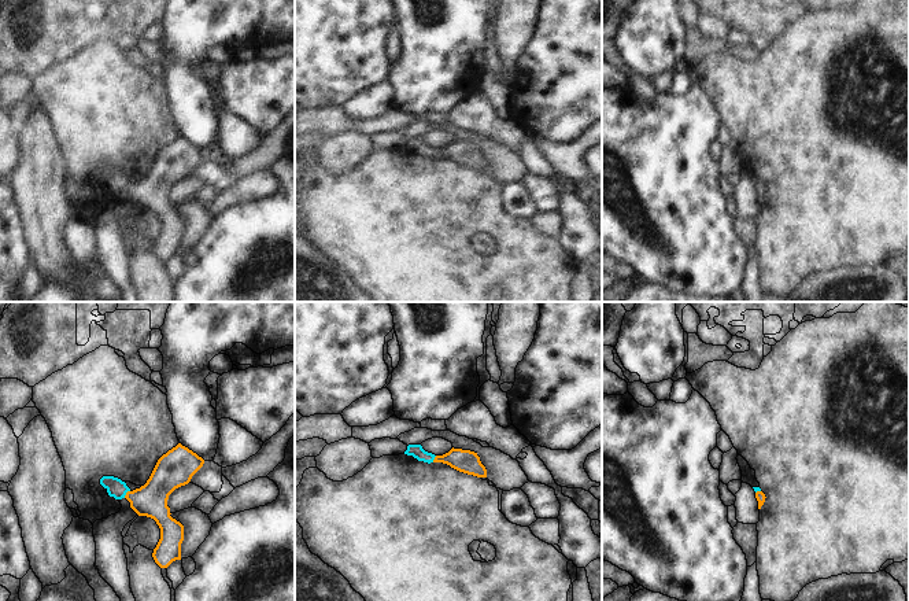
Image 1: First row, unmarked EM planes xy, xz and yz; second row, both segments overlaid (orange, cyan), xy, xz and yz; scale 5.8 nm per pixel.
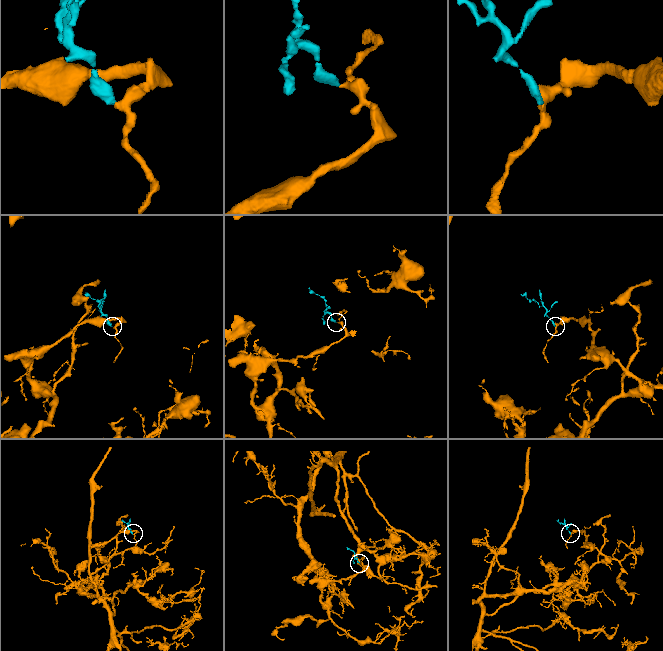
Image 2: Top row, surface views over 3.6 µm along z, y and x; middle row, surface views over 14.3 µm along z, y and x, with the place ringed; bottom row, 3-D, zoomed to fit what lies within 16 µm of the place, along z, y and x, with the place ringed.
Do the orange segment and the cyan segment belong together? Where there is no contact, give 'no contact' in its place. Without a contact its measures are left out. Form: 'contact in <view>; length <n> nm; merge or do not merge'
contact in xy; length 60 nm; merge

